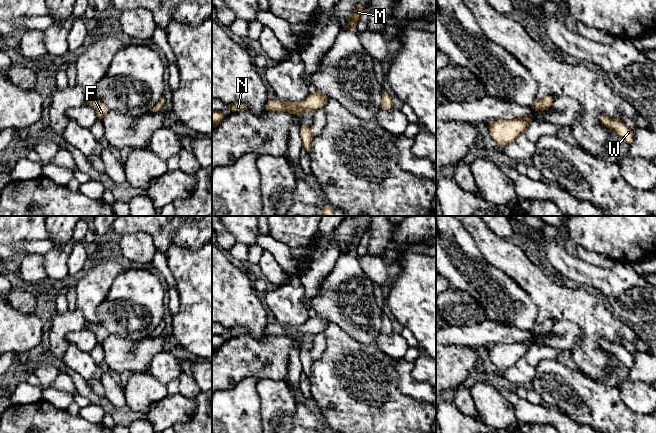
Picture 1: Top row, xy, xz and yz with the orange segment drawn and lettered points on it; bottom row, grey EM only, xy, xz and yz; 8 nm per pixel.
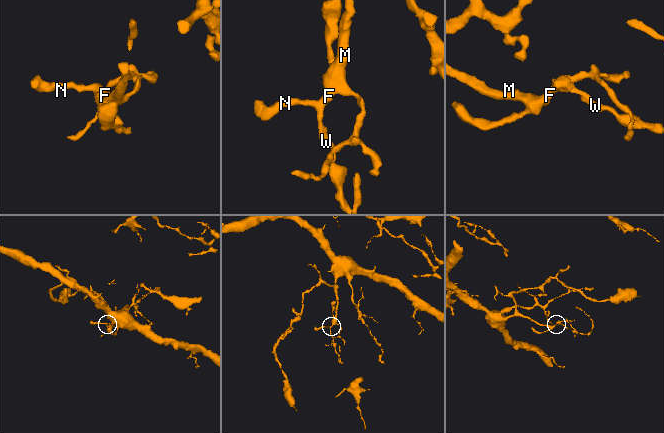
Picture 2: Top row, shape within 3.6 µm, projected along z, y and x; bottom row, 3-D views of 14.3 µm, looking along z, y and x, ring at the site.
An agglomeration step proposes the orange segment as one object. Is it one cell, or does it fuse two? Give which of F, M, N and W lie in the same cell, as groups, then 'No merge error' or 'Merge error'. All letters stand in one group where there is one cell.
Groups: F M N W. No merge error

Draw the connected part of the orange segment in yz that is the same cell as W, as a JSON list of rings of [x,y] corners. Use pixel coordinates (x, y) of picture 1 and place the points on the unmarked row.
[[[604,338],[599,340],[600,347],[612,354],[617,360],[624,364],[628,369],[633,367],[634,357],[622,344],[608,342]]]

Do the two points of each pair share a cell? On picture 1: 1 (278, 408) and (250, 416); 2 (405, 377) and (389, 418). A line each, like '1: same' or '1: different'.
1: different
2: different

